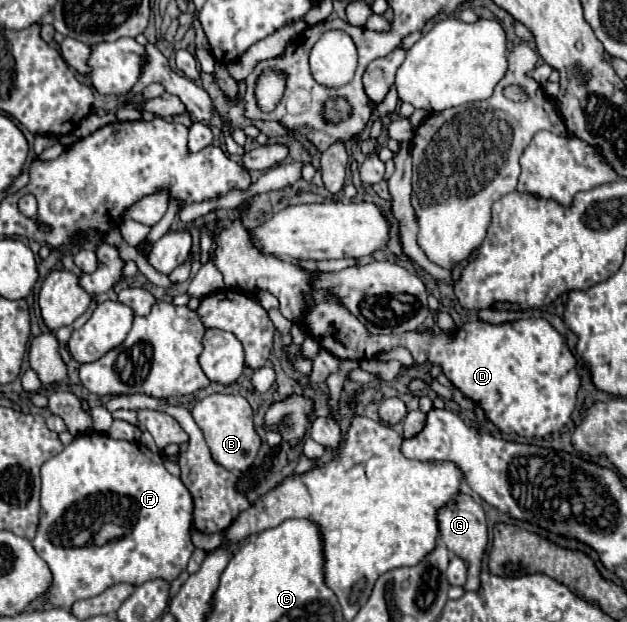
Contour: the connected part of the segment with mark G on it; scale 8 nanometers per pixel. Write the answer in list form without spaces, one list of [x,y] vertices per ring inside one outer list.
[[[459,493],[445,507],[439,509],[437,523],[439,523],[439,541],[445,543],[449,551],[453,551],[455,555],[459,555],[461,559],[469,563],[469,575],[463,589],[465,591],[479,589],[479,569],[481,569],[485,547],[487,547],[487,523],[485,523],[485,513],[481,505],[473,501],[467,493]]]

